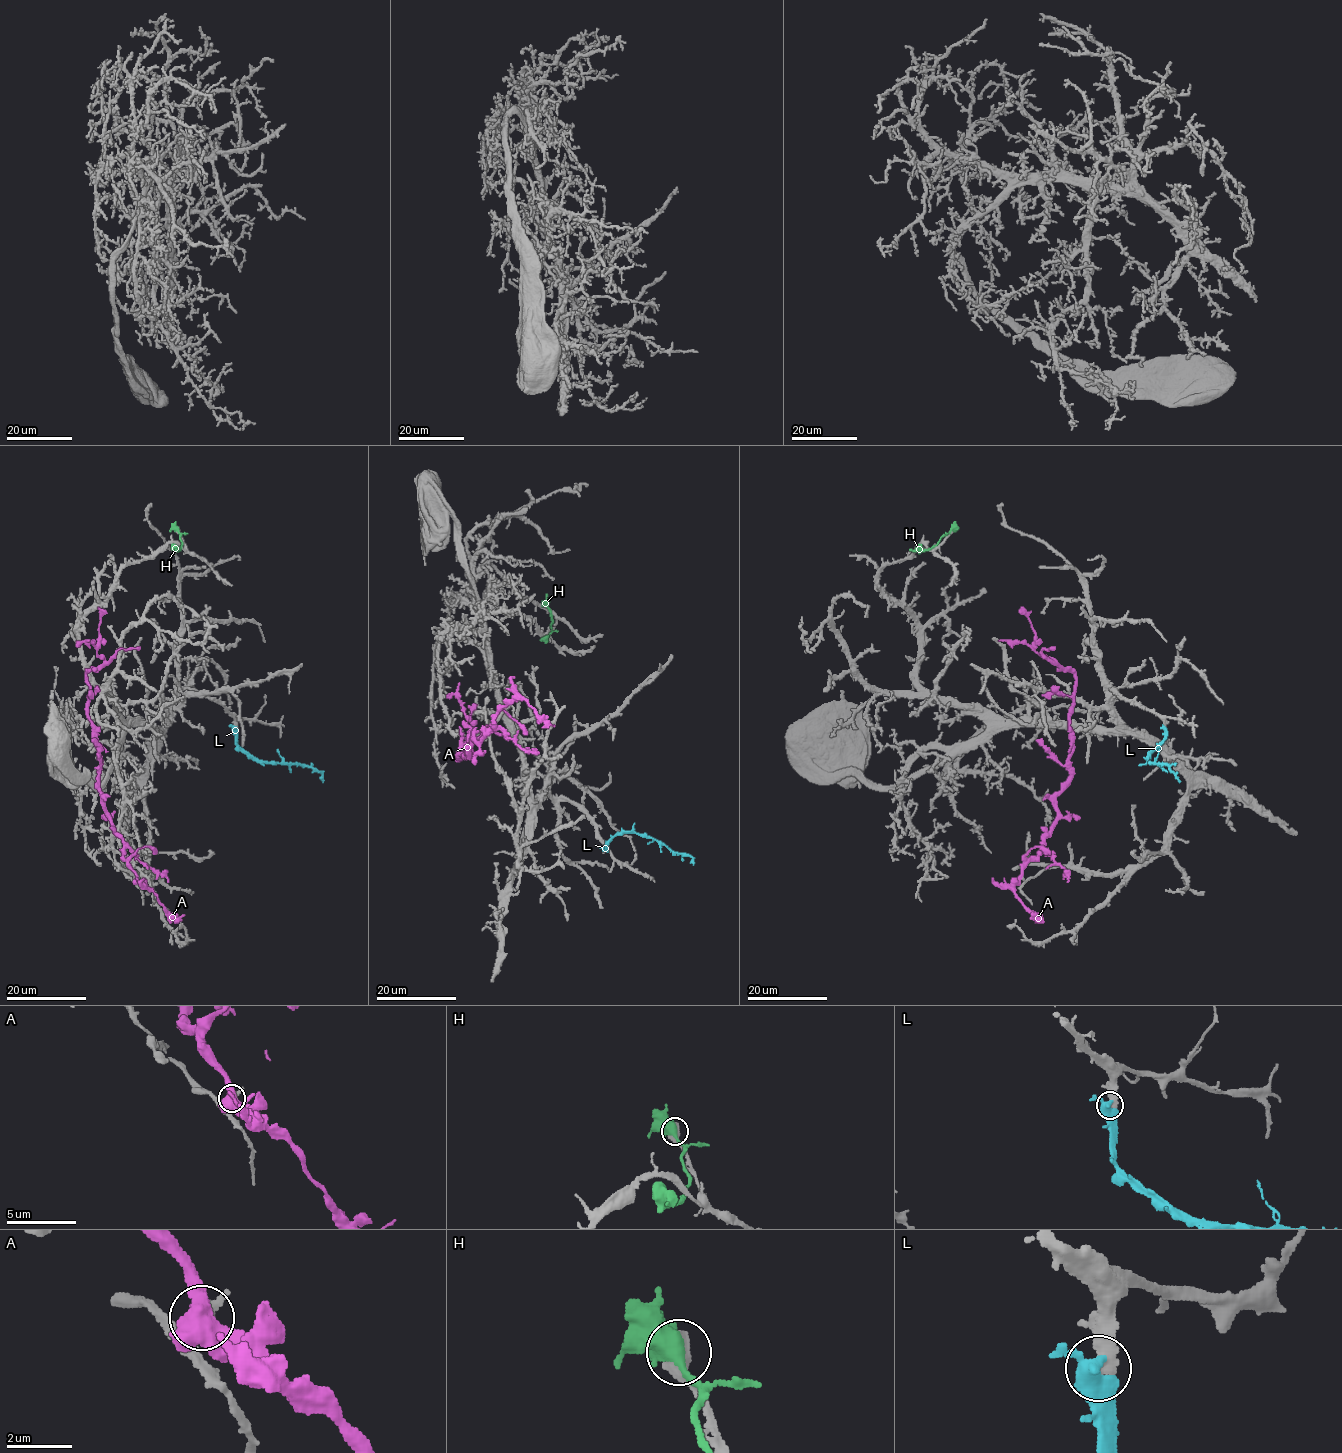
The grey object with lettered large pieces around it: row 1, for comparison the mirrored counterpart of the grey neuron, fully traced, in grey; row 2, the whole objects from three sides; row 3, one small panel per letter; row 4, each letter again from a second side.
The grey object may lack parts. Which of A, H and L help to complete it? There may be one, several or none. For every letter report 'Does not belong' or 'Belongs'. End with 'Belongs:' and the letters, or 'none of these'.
A: Does not belong
H: Does not belong
L: Belongs
Belongs: L

